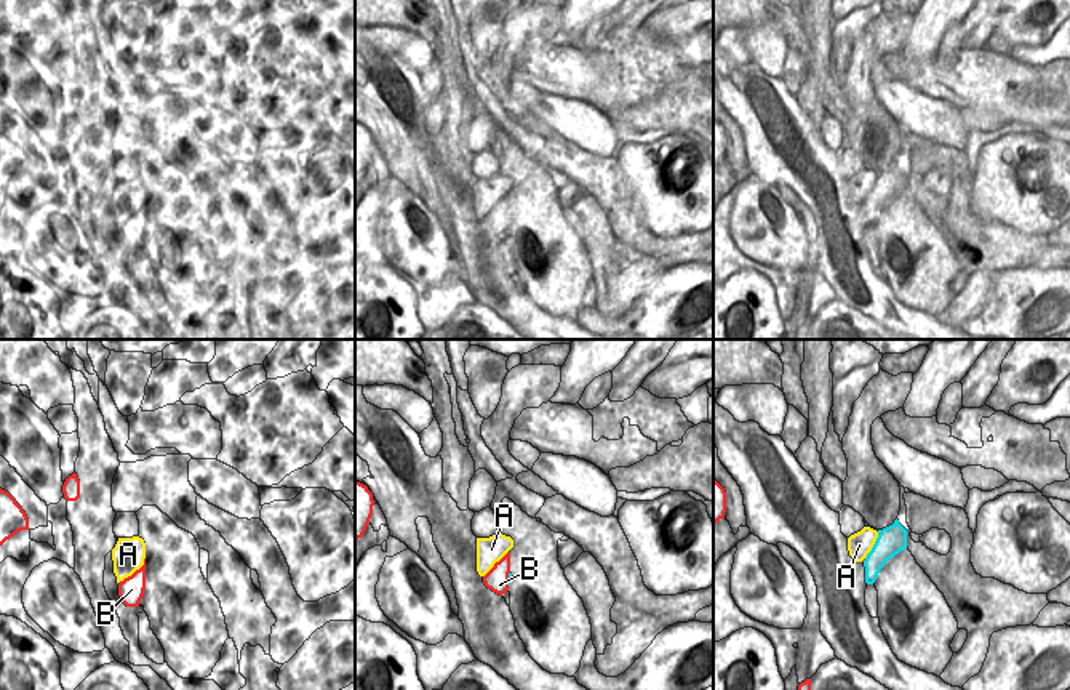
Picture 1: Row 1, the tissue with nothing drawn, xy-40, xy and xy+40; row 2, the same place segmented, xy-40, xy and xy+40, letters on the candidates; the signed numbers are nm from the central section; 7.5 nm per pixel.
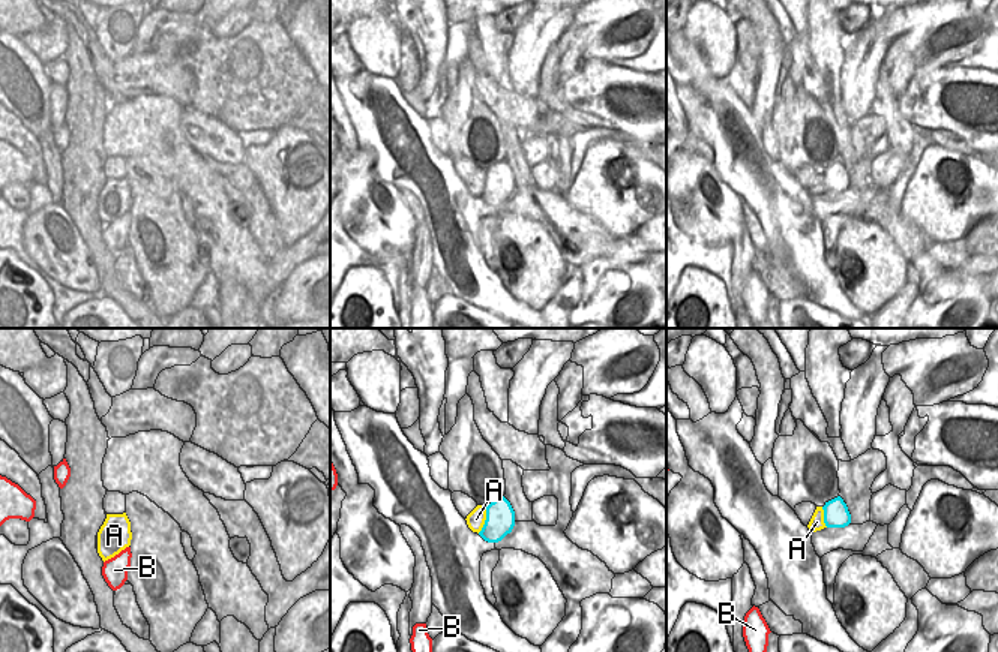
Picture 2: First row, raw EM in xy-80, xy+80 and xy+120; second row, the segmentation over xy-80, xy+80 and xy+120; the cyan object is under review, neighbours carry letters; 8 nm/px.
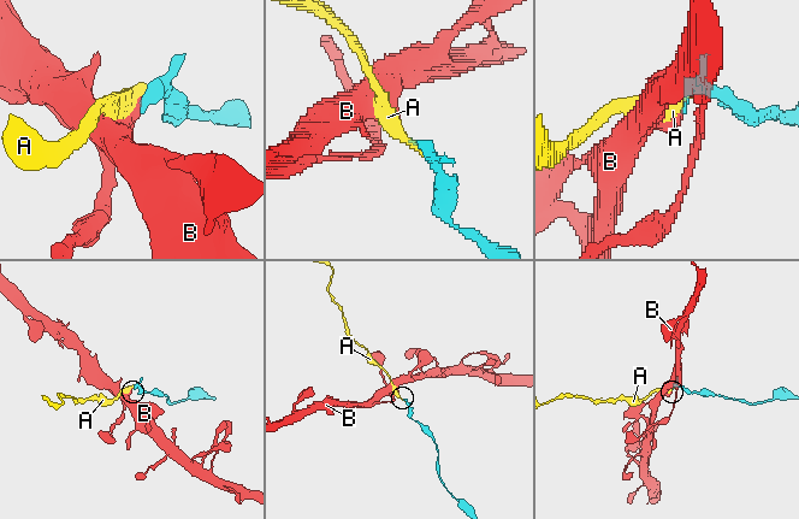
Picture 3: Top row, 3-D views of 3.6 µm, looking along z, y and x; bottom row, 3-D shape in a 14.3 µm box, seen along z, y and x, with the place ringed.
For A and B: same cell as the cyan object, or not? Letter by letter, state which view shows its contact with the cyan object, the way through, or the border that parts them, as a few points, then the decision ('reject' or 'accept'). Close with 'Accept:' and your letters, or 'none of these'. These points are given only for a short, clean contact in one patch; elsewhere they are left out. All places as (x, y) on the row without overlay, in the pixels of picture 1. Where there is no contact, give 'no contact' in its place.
A: meets cyan in xy+40; runs through xy+40 (891, 181), (883, 186), (874, 186), (859, 186); accept
B: meets cyan in xy; border along xy (509, 213), (507, 224); reject
Accept: A

